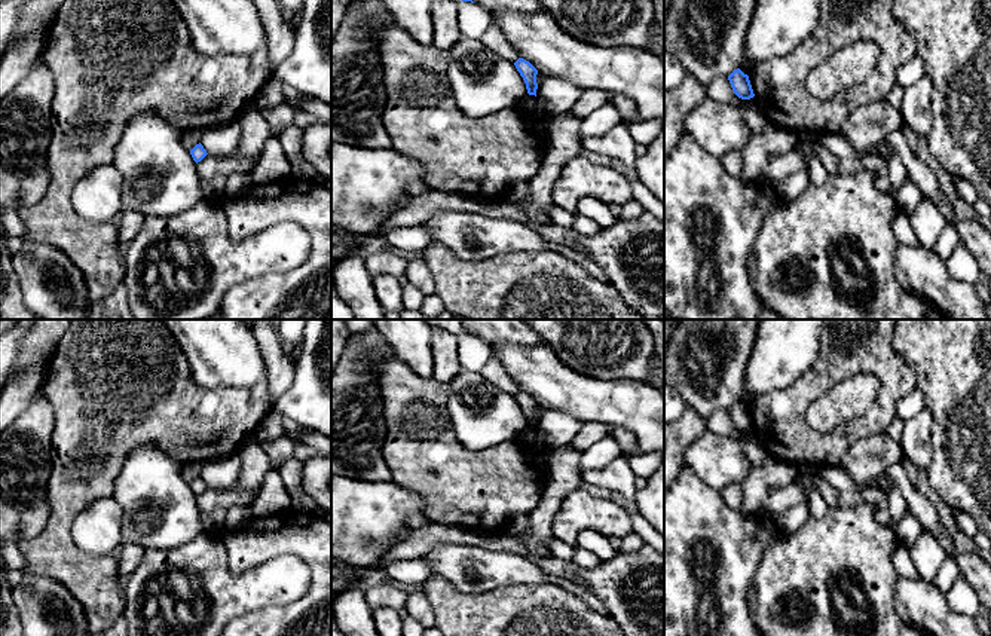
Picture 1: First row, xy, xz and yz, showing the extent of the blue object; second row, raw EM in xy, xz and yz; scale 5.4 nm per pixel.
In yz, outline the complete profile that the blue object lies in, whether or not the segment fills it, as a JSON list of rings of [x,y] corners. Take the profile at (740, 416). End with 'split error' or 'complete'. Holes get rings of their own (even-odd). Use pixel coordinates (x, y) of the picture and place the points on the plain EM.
[[[740,401],[734,403],[728,413],[731,416],[731,421],[734,426],[741,432],[750,432],[755,429],[749,409],[744,407]]]; complete

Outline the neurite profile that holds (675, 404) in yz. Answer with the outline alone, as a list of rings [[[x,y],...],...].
[[[664,382],[664,424],[680,419],[686,410],[683,397],[667,382]]]

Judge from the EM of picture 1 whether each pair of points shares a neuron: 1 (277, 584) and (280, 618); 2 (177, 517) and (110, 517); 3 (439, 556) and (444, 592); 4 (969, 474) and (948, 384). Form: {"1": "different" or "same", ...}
{"1": "different", "2": "different", "3": "different", "4": "same"}

